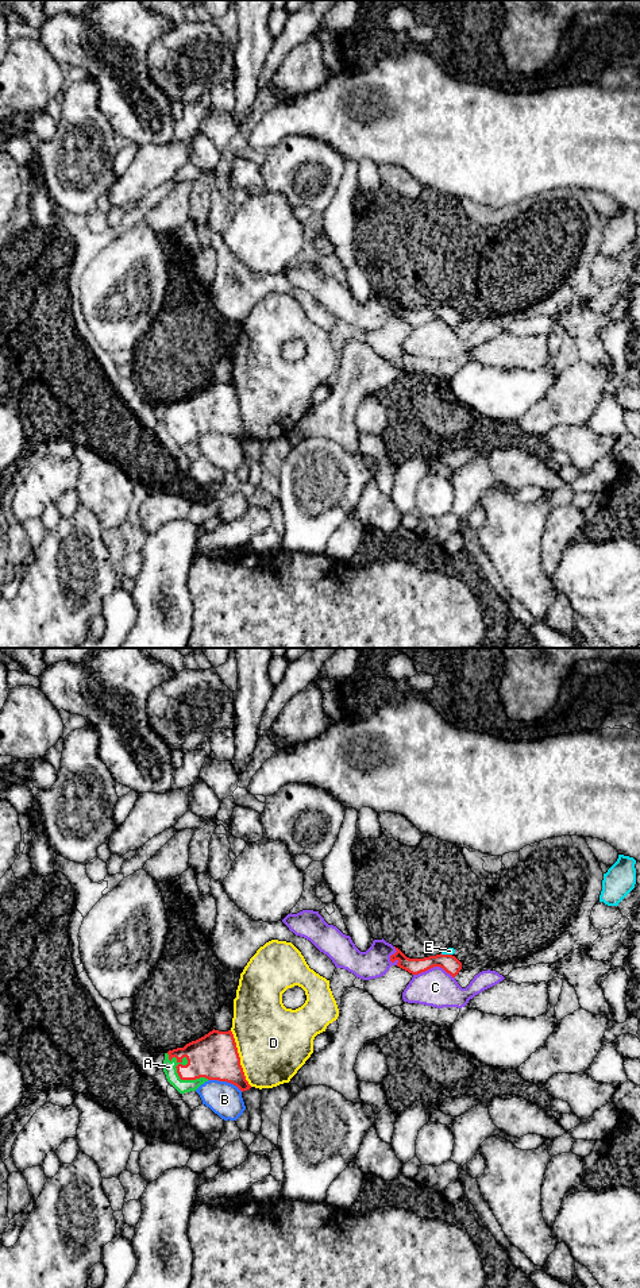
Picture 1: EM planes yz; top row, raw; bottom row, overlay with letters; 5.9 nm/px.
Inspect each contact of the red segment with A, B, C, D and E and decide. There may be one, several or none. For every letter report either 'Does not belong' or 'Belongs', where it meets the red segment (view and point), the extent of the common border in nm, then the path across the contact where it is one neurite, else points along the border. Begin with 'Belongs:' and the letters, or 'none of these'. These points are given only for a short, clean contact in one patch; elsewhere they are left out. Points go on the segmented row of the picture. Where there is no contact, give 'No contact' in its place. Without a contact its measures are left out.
Belongs: A
A: Belongs. Touches red at yz (180, 1078). Shared border 300 nm
B: Does not belong. Touches red at yz (226, 1080). Shared border 220 nm
C: Does not belong. Touches red at yz (434, 966). Shared border 240 nm
D: Does not belong. Touches red at yz (239, 1059). Shared border 360 nm
E: Does not belong. Touches red at yz (446, 955). Shared border 70 nm. Boundary: yz (440, 953), (451, 955)

